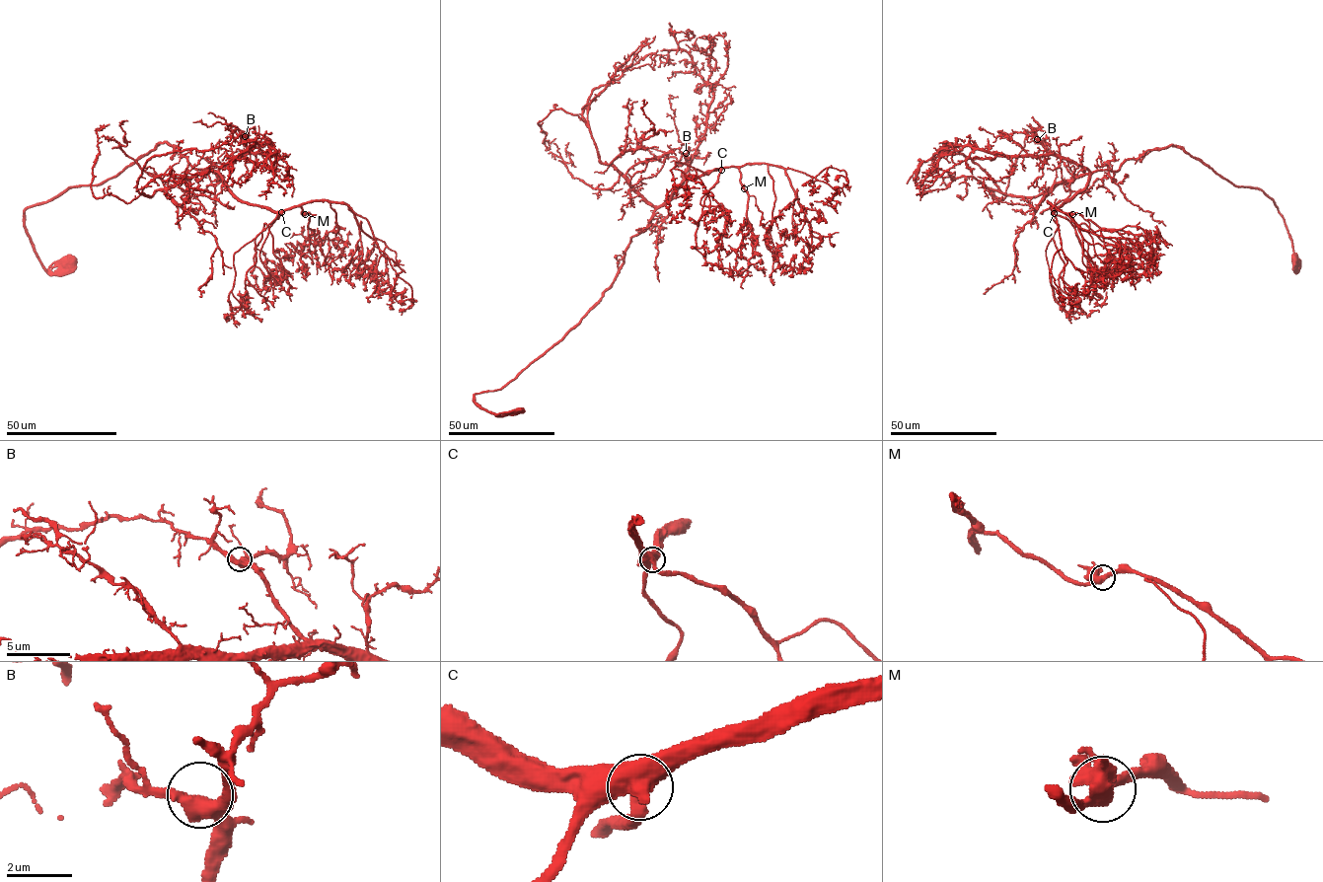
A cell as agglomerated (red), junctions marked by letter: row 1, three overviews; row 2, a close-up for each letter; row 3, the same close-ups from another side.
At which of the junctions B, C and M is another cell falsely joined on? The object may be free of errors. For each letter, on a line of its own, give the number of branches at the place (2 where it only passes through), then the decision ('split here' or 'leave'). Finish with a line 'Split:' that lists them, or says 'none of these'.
B: 3 branches meet; leave
C: 3 branches meet; leave
M: 3 branches meet; leave
Split: none of these

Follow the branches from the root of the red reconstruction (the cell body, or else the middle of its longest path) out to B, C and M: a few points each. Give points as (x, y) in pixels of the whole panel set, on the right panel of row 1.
B: (1294, 259), (1272, 199), (1175, 146), (1090, 173), (1037, 139)
C: (1294, 259), (1272, 199), (1235, 186), (1175, 146), (1148, 149), (1116, 171), (1095, 171), (1054, 213)
M: (1294, 259), (1272, 199), (1175, 146), (1095, 171), (1051, 207), (1072, 214)

